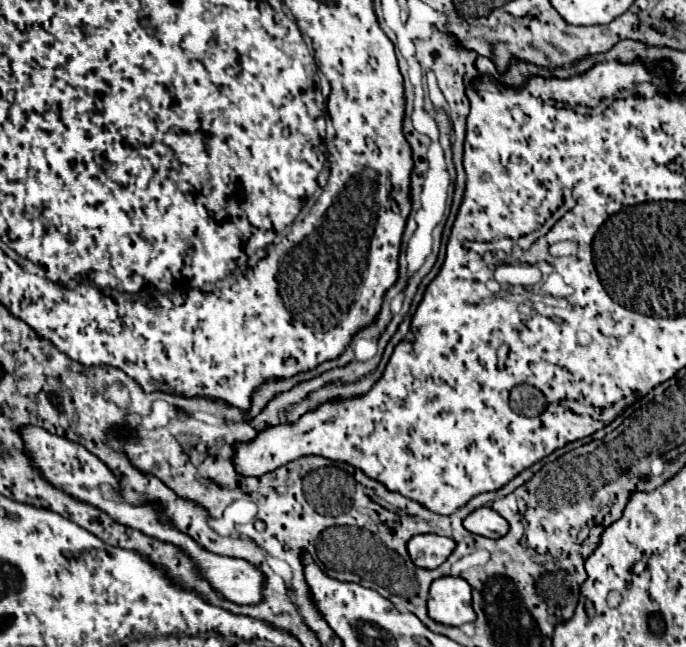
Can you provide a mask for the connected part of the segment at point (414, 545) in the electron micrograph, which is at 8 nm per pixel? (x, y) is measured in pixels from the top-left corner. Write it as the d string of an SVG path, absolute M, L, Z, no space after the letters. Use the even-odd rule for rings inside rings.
M420 534L408 542L408 554L420 568L438 568L454 552L456 542L438 534Z

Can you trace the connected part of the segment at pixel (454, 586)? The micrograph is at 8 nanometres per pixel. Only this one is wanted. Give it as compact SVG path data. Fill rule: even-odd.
M444 576L432 582L428 598L428 614L432 620L448 626L462 626L476 620L472 608L470 584L464 578Z

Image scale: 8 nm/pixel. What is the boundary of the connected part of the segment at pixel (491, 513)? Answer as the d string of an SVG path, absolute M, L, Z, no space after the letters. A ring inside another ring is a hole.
M478 508L464 520L466 530L486 536L486 538L502 538L508 532L508 522L492 508Z

